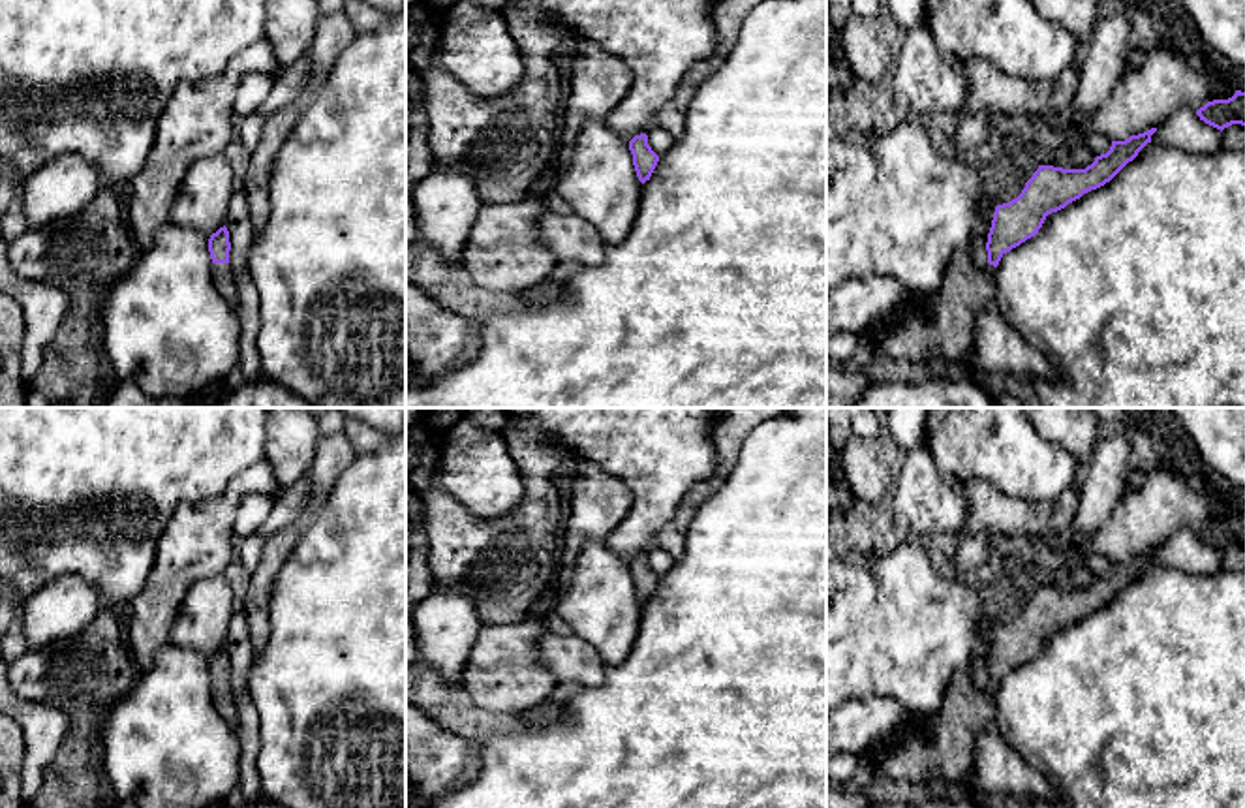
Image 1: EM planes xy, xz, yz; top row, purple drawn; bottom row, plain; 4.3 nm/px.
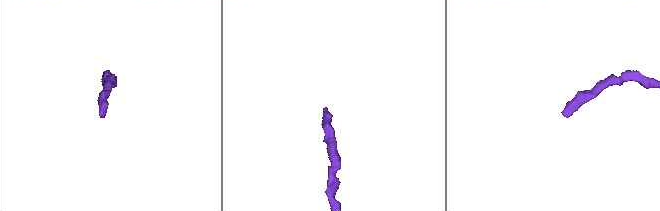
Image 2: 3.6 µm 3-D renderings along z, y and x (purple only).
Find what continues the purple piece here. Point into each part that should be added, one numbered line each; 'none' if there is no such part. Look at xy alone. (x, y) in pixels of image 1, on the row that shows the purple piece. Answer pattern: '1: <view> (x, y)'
1: xy (222, 273)

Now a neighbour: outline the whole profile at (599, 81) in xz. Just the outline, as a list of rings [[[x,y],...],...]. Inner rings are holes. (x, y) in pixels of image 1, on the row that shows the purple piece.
[[[578,38],[571,58],[571,92],[561,111],[560,150],[554,167],[565,167],[571,147],[588,120],[605,120],[629,98],[631,66]]]

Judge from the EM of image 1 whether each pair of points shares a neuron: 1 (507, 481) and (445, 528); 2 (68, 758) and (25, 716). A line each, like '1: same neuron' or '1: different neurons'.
1: different neurons
2: different neurons

